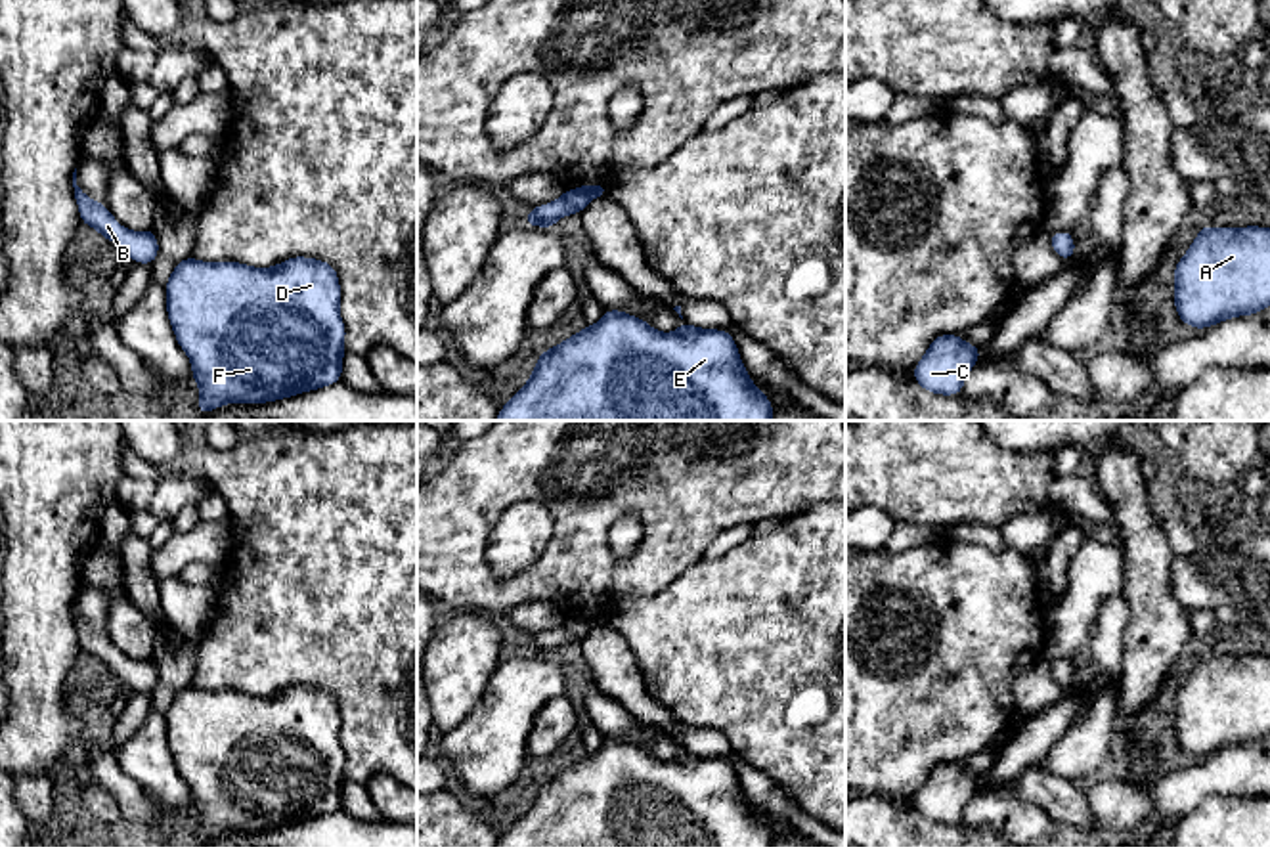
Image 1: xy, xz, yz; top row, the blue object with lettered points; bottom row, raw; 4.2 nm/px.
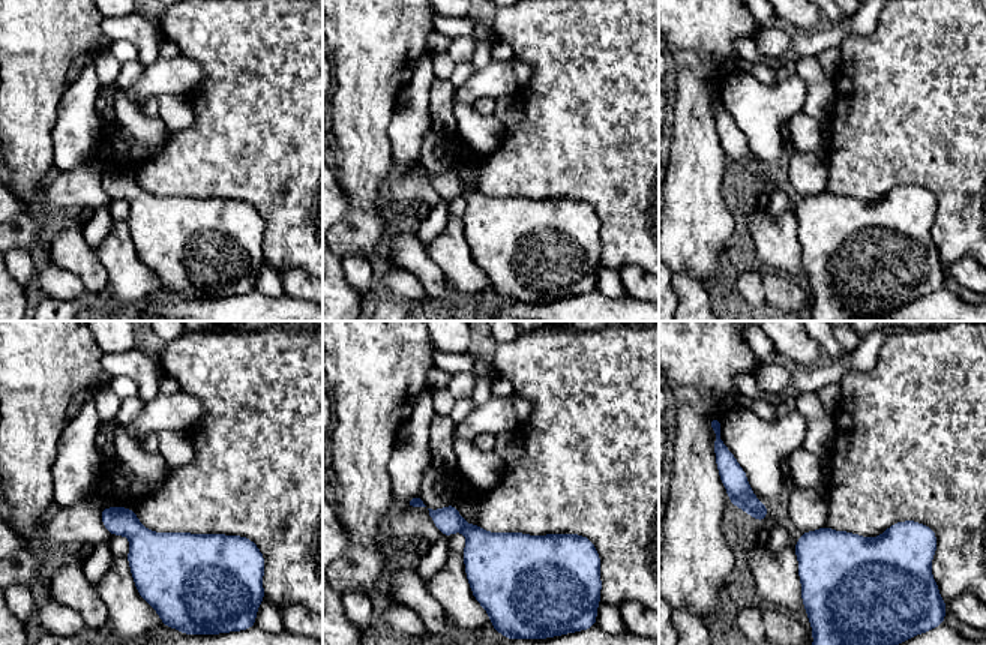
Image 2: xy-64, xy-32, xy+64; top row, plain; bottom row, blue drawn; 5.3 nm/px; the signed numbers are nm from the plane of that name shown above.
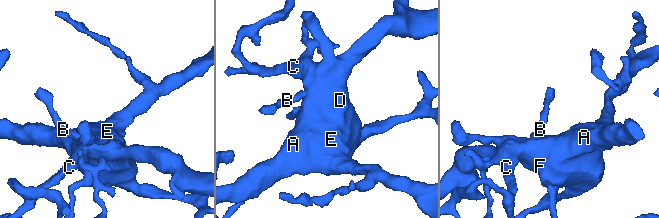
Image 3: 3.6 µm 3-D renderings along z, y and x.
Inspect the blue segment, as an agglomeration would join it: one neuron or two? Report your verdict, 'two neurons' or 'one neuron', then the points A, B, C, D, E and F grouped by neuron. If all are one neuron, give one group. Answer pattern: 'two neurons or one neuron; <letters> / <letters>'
one neuron; A B C D E F

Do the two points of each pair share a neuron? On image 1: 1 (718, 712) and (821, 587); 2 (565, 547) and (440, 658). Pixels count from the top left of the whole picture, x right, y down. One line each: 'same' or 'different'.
1: same
2: different

